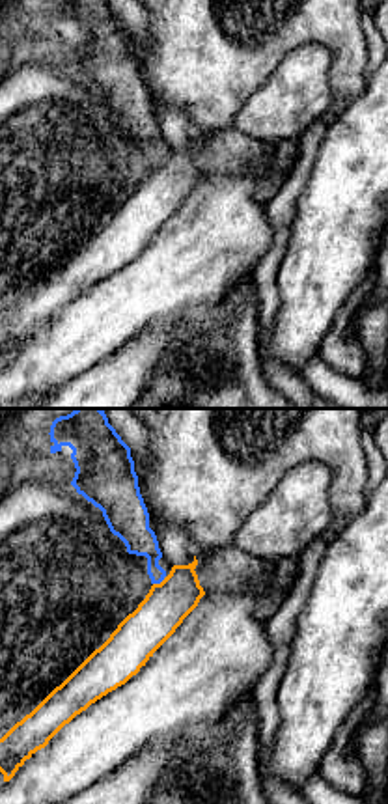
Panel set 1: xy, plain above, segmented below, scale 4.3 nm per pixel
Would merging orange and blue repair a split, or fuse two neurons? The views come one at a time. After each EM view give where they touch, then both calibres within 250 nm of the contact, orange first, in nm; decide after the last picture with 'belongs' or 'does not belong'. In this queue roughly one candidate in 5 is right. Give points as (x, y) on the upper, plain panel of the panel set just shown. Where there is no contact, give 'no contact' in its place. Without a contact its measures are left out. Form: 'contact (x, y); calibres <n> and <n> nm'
contact (161, 165); calibres 190 and 140 nm

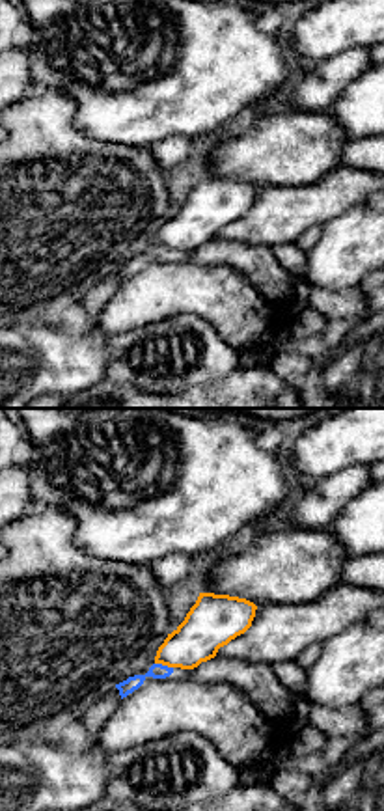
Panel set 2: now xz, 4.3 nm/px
contact (164, 247); calibres 200 and 70 nm

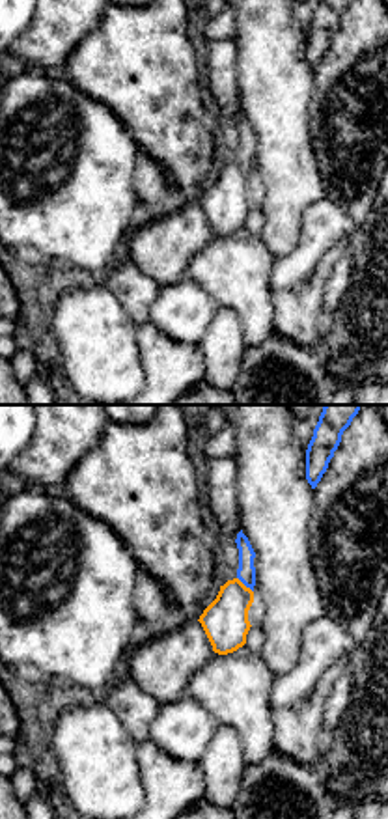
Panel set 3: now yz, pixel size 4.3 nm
contact (243, 166); calibres 190 and 80 nm

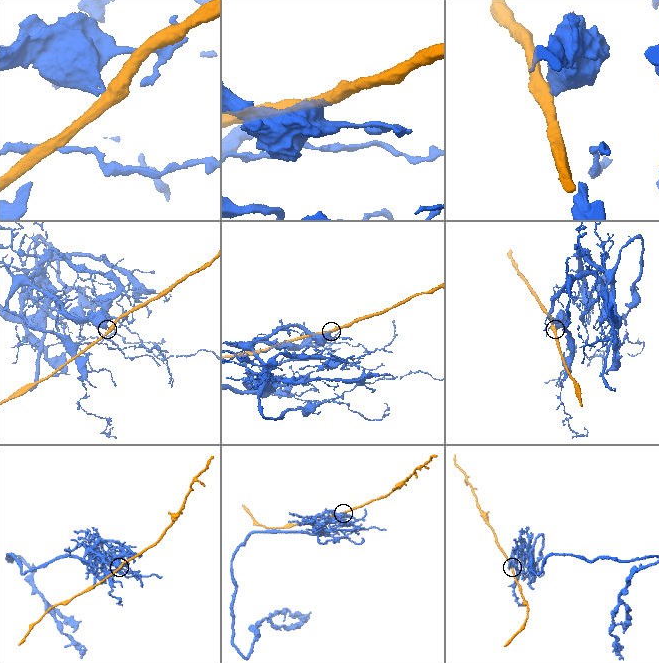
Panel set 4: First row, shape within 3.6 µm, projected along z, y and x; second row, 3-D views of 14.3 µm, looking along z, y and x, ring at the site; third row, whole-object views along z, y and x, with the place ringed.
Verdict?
does not belong

